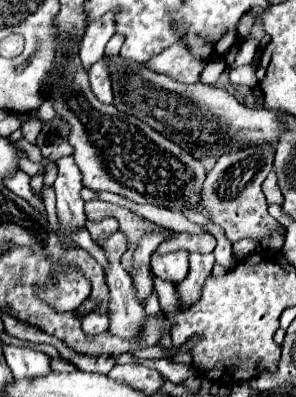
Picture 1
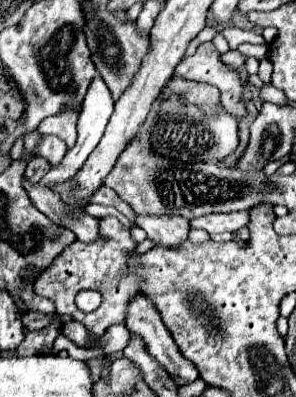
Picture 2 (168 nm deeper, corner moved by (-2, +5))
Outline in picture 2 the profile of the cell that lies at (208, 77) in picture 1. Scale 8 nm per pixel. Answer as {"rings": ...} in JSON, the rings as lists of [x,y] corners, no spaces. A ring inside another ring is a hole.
{"rings":[[[228,51],[228,53],[224,53],[222,55],[222,63],[226,65],[226,67],[232,67],[232,69],[238,69],[238,67],[242,67],[244,65],[244,55],[240,55],[238,51]]]}

